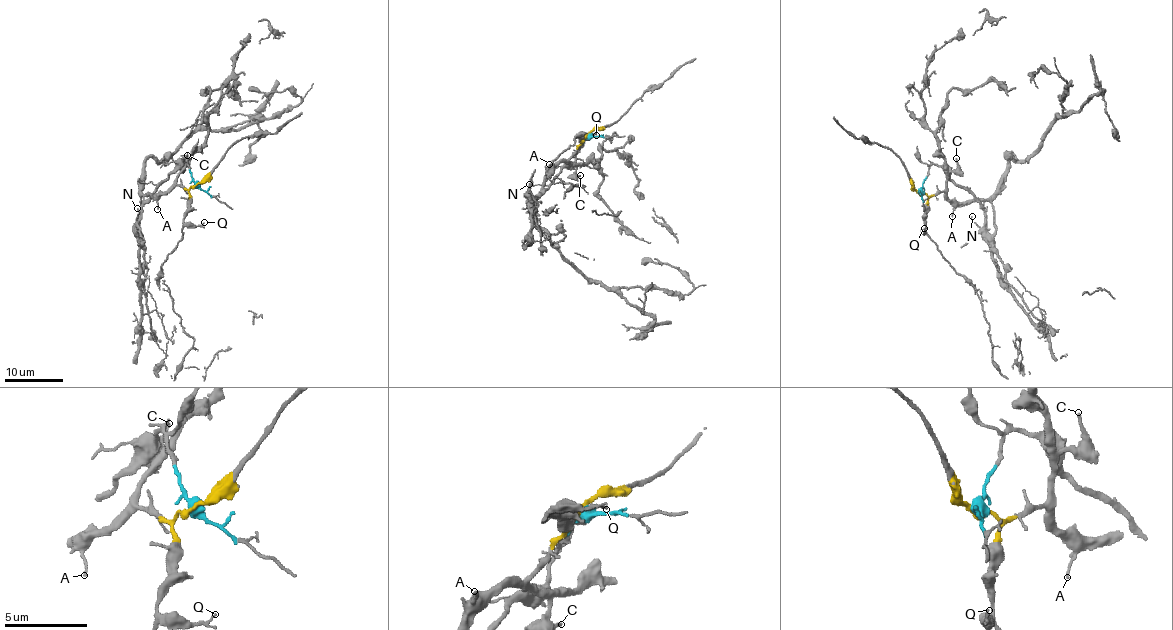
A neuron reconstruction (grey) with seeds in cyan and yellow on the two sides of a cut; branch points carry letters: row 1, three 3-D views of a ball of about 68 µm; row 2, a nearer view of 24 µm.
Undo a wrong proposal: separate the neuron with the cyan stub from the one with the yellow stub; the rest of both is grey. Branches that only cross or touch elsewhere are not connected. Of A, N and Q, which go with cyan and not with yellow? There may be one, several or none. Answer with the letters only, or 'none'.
N

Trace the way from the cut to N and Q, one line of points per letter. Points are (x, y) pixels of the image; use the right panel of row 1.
N: (920, 192), (928, 168), (941, 166), (975, 197), (984, 210), (984, 224), (979, 227), (972, 216)
Q: (919, 192), (927, 197), (924, 227)

